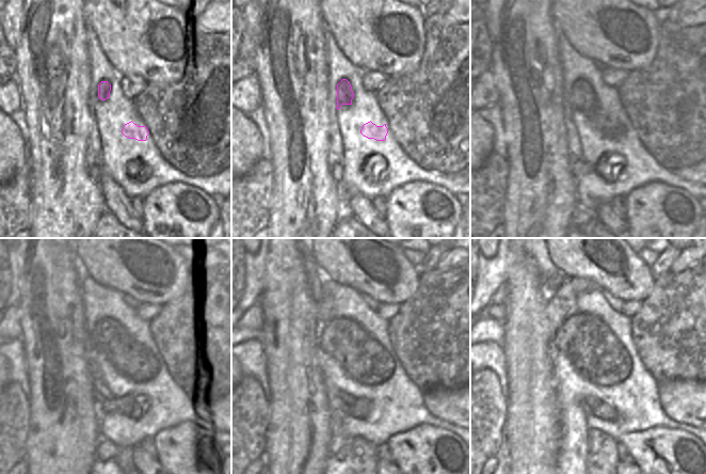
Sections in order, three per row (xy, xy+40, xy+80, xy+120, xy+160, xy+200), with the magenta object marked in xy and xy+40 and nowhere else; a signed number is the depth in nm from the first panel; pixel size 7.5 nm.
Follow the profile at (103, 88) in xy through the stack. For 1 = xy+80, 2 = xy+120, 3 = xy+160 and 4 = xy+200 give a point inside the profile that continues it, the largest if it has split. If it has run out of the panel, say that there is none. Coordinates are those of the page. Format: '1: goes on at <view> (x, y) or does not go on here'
1: goes on at xy+80 (582, 96)
2: goes on at xy+120 (108, 334)
3: goes on at xy+160 (340, 336)
4: goes on at xy+200 (581, 333)

